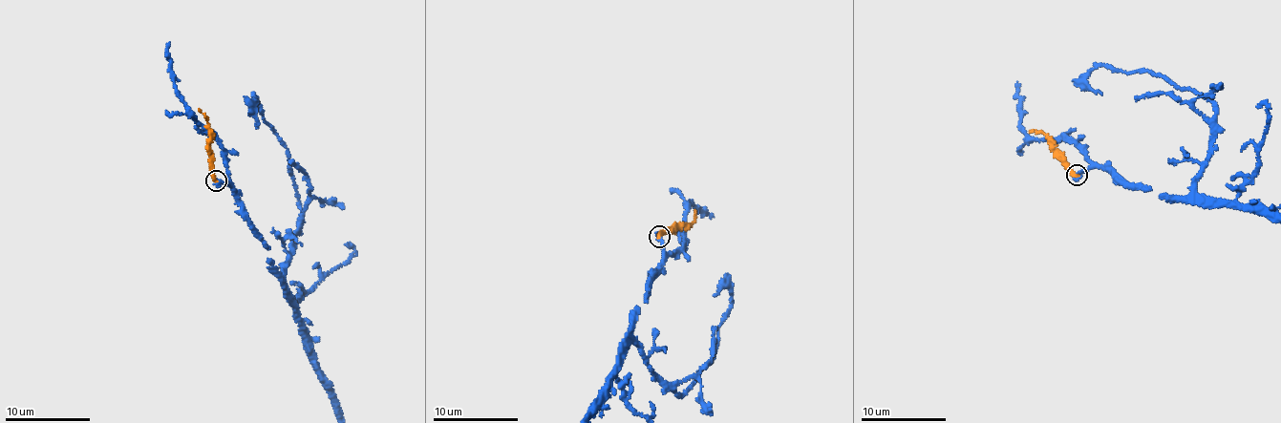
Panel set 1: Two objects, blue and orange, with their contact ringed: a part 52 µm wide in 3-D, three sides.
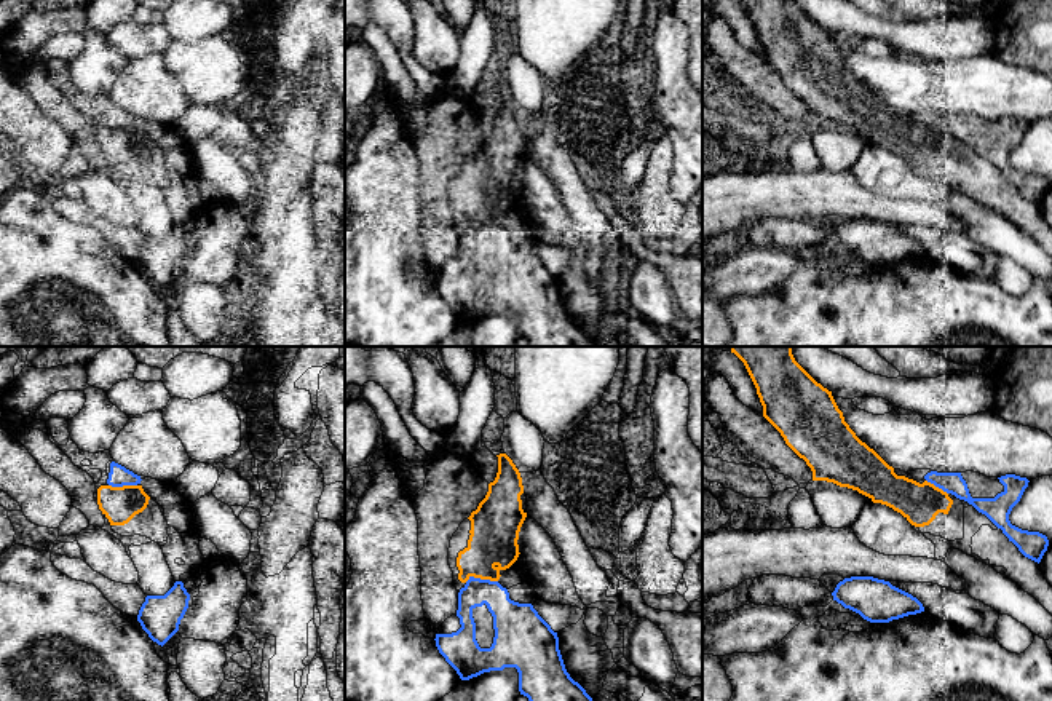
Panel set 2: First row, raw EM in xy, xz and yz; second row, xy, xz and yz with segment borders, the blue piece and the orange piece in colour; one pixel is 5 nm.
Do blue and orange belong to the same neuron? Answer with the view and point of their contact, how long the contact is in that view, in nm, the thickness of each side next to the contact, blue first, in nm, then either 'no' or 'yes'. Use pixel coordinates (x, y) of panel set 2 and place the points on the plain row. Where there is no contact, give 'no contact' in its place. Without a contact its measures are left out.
xz (479, 221) | 170 nm | 170/240 nm | no

